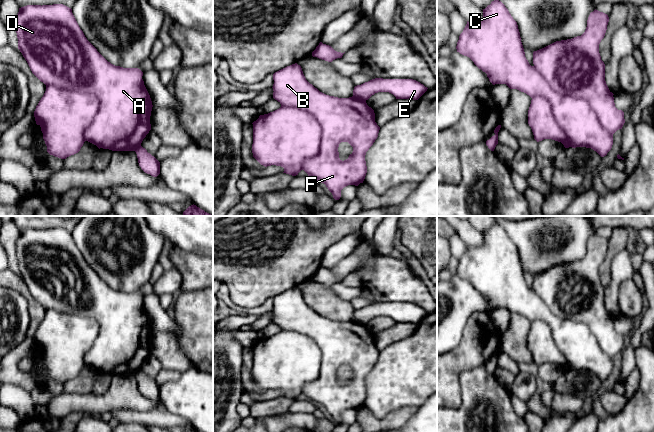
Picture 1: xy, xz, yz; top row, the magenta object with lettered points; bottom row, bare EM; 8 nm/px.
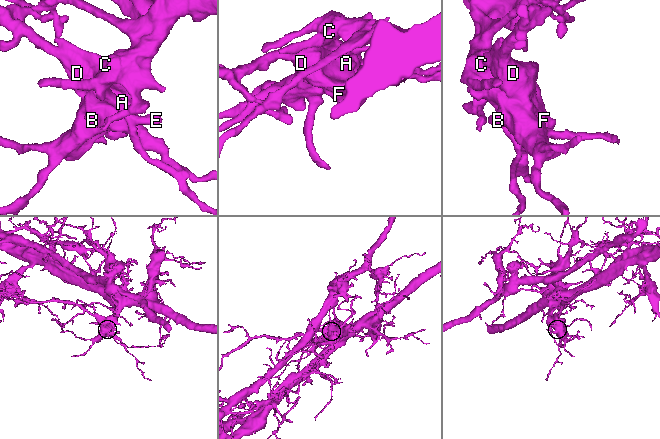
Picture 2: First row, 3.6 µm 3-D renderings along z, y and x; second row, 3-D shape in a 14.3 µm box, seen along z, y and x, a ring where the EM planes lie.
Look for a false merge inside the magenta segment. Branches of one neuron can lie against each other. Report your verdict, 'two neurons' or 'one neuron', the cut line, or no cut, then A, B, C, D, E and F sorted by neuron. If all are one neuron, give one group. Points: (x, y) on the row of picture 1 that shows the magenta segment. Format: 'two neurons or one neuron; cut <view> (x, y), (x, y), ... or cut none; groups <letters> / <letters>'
two neurons; cut xy (46, 85), (95, 96), (98, 110), (85, 140); groups A B D F / C E

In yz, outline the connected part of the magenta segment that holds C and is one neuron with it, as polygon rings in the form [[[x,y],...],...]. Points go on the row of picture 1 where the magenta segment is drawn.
[[[494,0],[483,9],[482,21],[467,21],[456,49],[485,72],[493,85],[506,84],[531,98],[546,98],[567,136],[562,143],[565,148],[591,148],[601,157],[611,150],[613,134],[601,126],[587,101],[554,91],[529,64],[517,22],[501,1]]]

